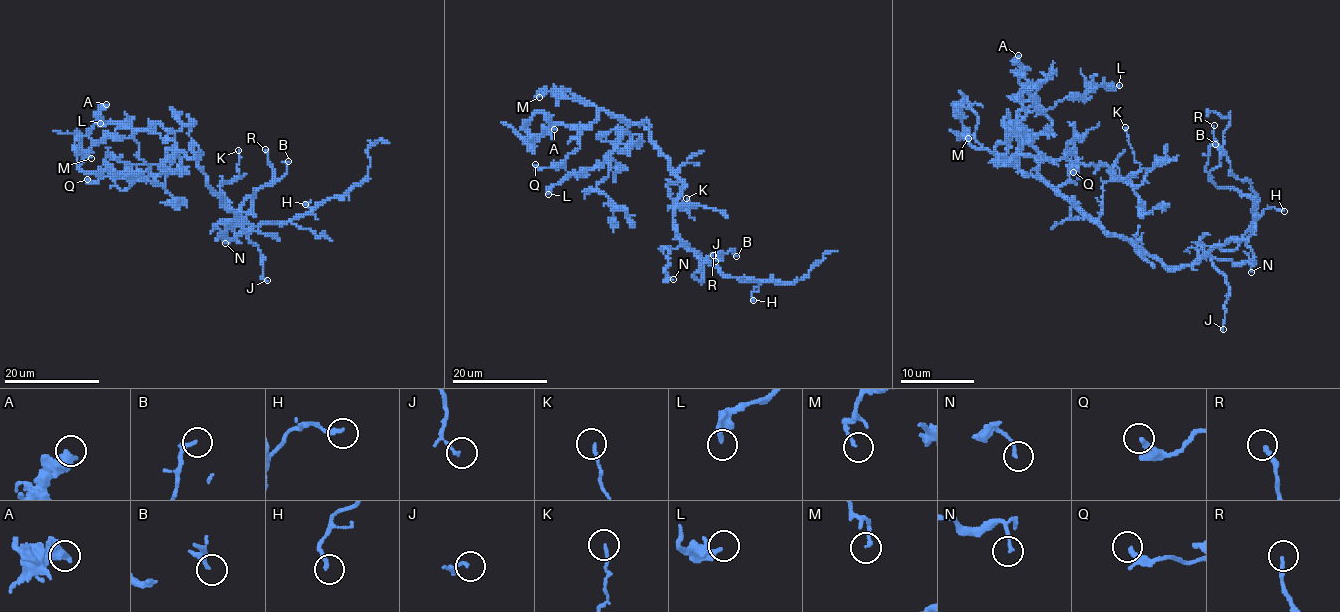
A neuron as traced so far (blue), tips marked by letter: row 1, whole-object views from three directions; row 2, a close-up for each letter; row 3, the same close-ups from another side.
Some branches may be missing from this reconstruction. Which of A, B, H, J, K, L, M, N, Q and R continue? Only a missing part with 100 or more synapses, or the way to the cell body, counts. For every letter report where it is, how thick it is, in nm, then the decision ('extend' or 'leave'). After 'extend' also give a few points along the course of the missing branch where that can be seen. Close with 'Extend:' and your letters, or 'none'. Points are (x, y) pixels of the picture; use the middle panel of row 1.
A: place (554, 129); calibre 550 nm; leave
B: place (736, 256); calibre 170 nm; leave
H: place (753, 300); calibre 200 nm; leave
J: place (715, 261); calibre 130 nm; leave
K: place (686, 198); calibre 140 nm; leave
L: place (548, 194); calibre 280 nm; leave
M: place (539, 97); calibre 150 nm; leave
N: place (673, 279); calibre 140 nm; leave
Q: place (535, 164); calibre 240 nm; leave
R: place (713, 255); calibre 180 nm; leave
Extend: none

